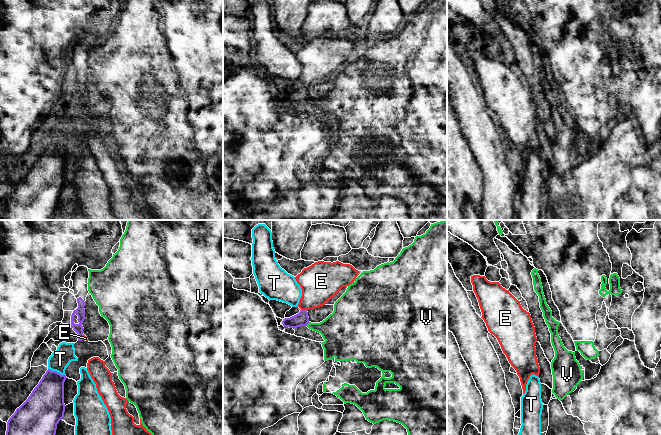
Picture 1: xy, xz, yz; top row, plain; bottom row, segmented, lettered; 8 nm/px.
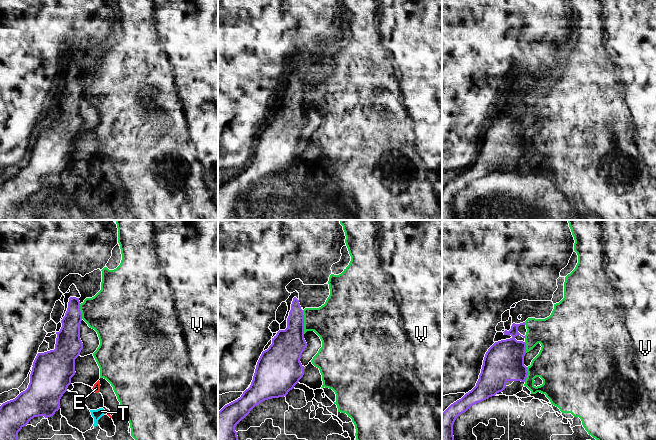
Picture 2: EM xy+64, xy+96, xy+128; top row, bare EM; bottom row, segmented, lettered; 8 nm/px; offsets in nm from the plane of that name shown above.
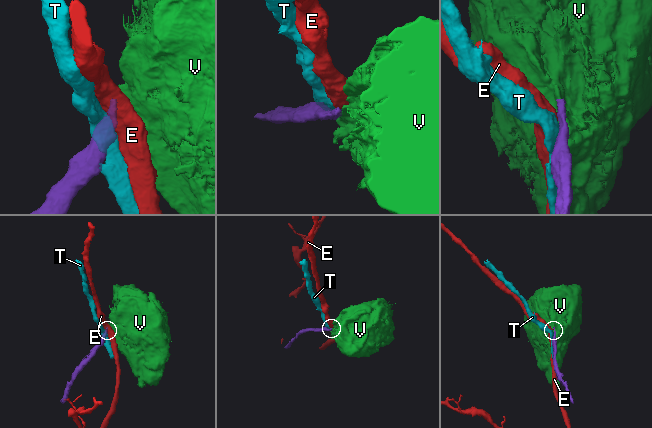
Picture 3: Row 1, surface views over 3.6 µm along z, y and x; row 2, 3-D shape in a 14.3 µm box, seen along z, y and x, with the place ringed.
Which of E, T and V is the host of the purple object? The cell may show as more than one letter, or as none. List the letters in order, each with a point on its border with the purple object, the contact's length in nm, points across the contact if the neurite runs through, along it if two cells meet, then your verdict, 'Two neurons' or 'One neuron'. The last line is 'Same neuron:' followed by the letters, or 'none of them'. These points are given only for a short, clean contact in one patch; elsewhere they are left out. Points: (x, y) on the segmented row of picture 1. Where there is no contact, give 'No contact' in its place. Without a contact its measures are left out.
E: Touches purple at xz (304, 310). Shared border 50 nm. Two neurons
T: Touches purple at xy (55, 371). Shared border 150 nm. Boundary: xy (48, 368), (64, 375). Two neurons
V: Touches purple at xz (307, 323). Shared border 40 nm. Two neurons
Same neuron: none of them

